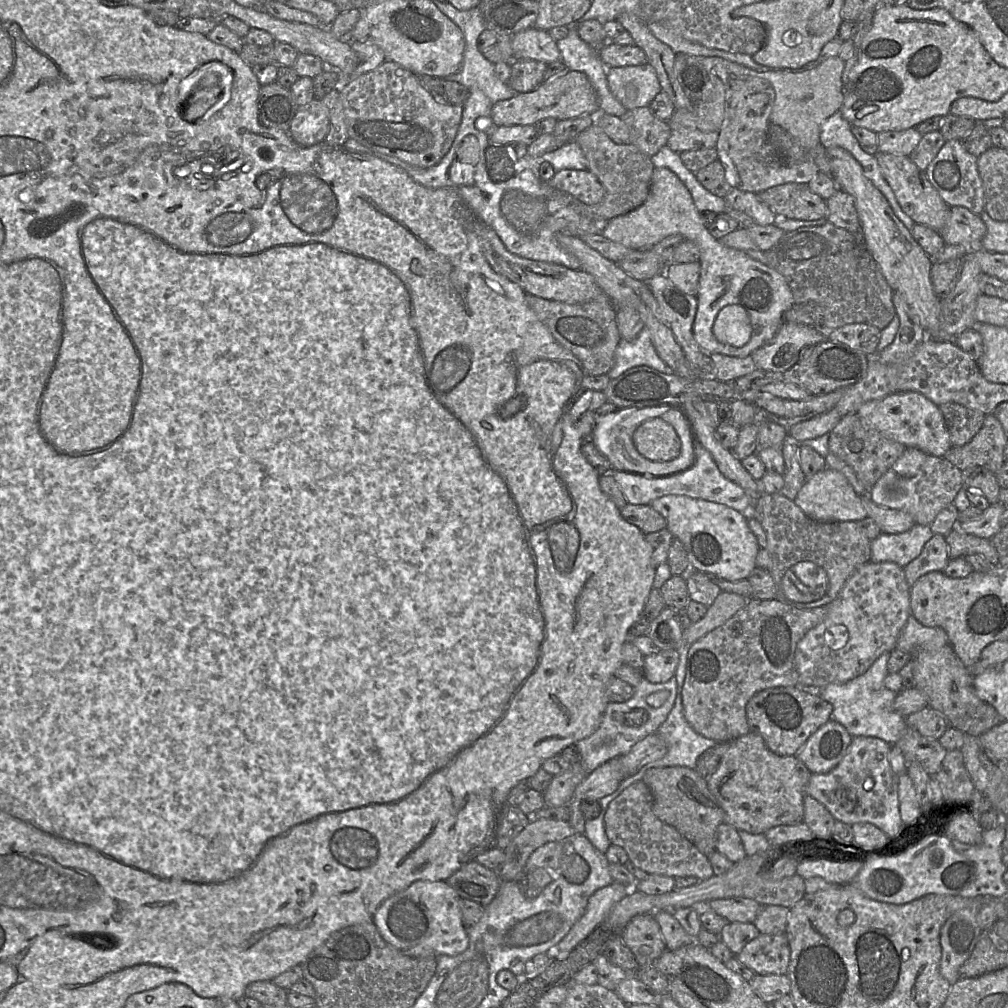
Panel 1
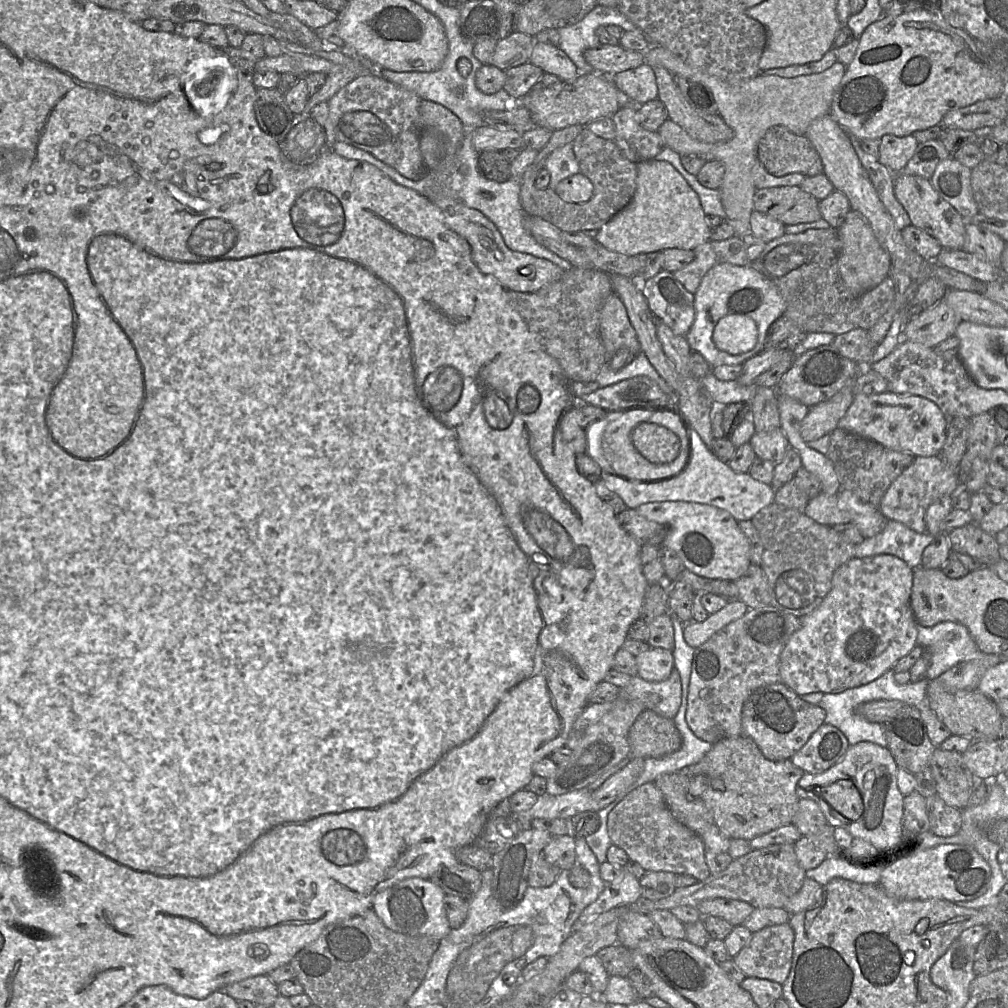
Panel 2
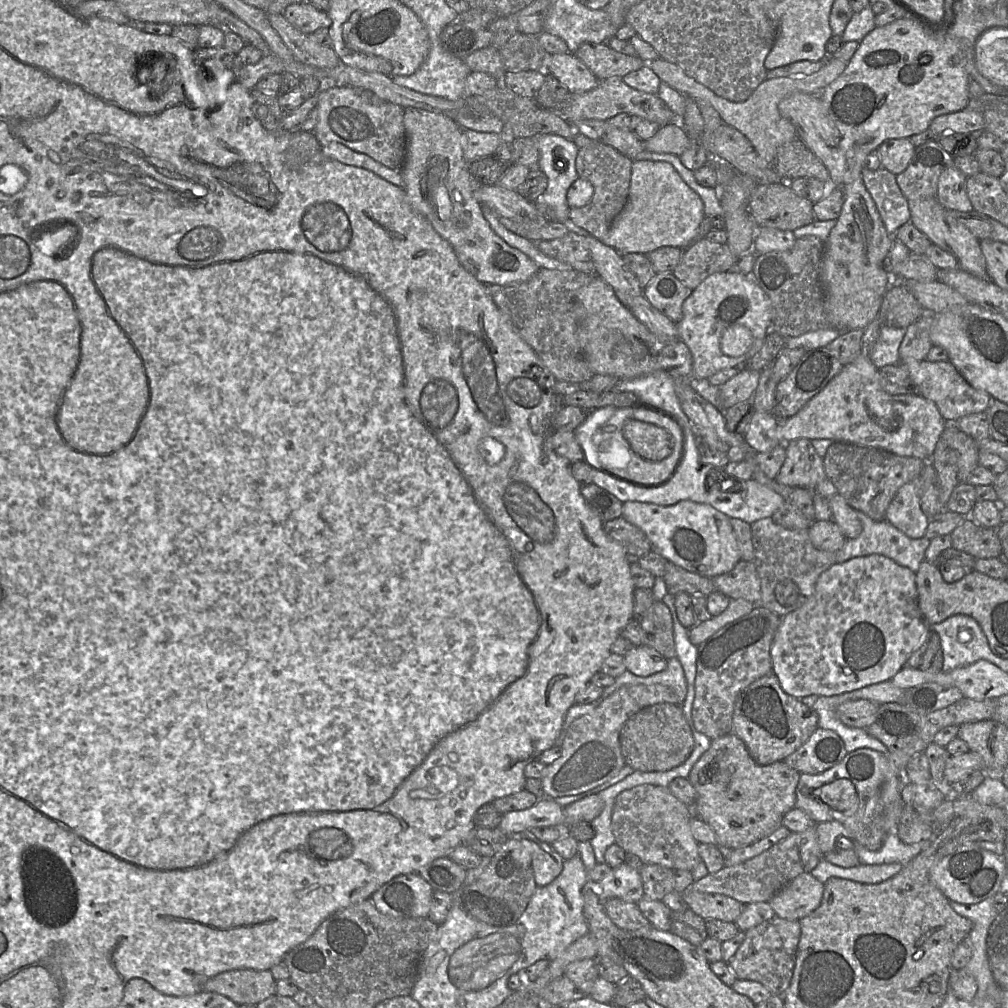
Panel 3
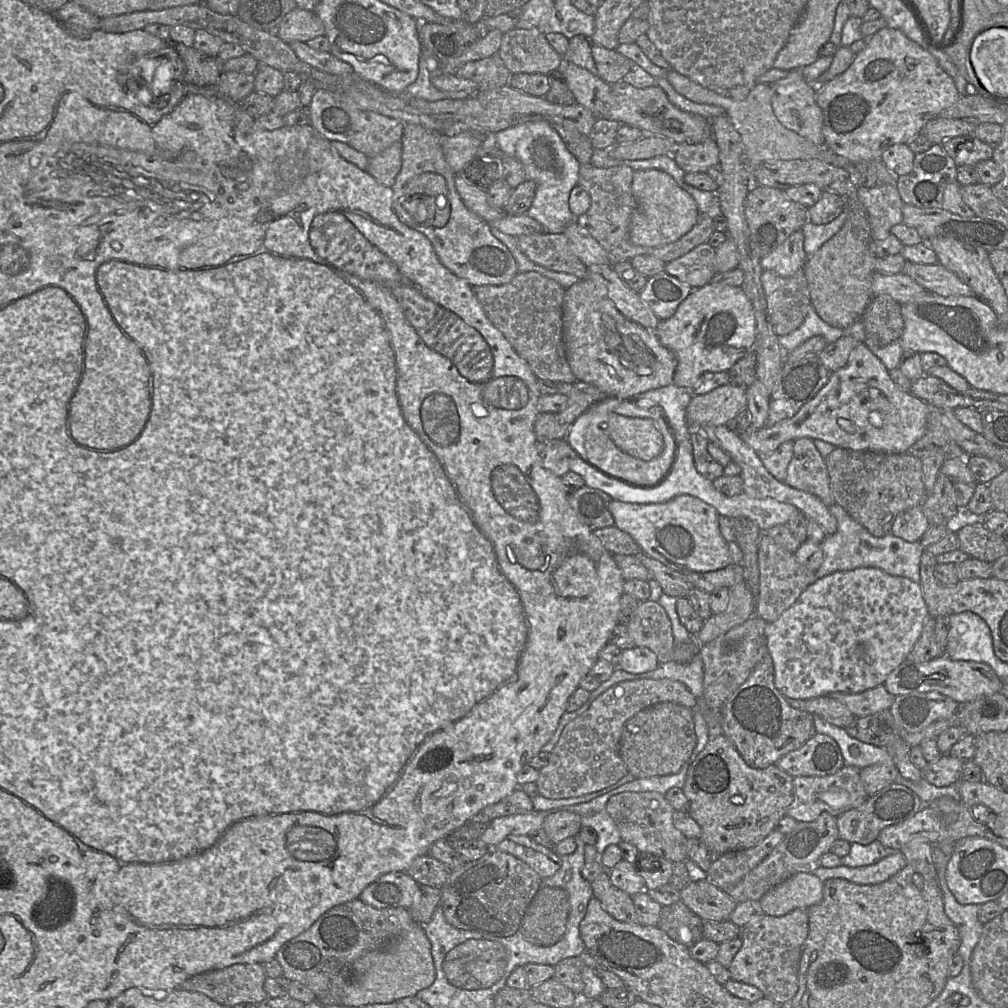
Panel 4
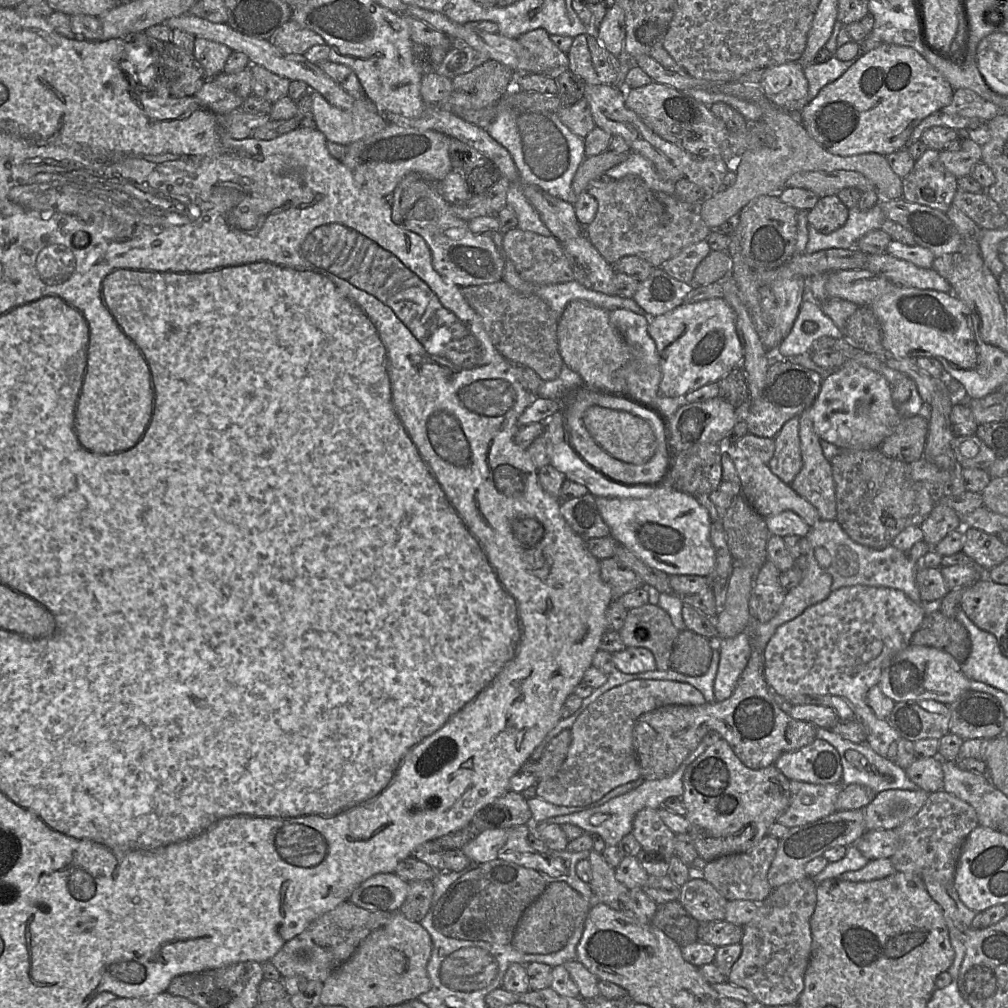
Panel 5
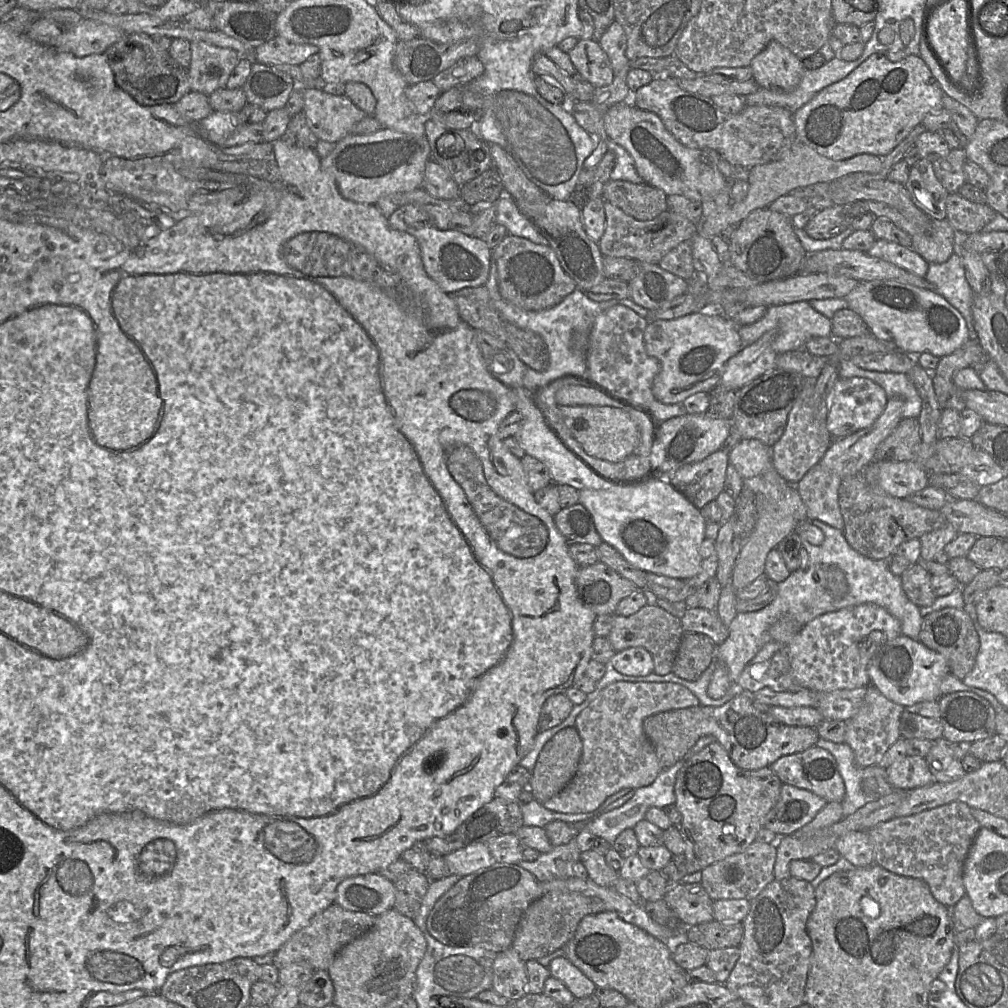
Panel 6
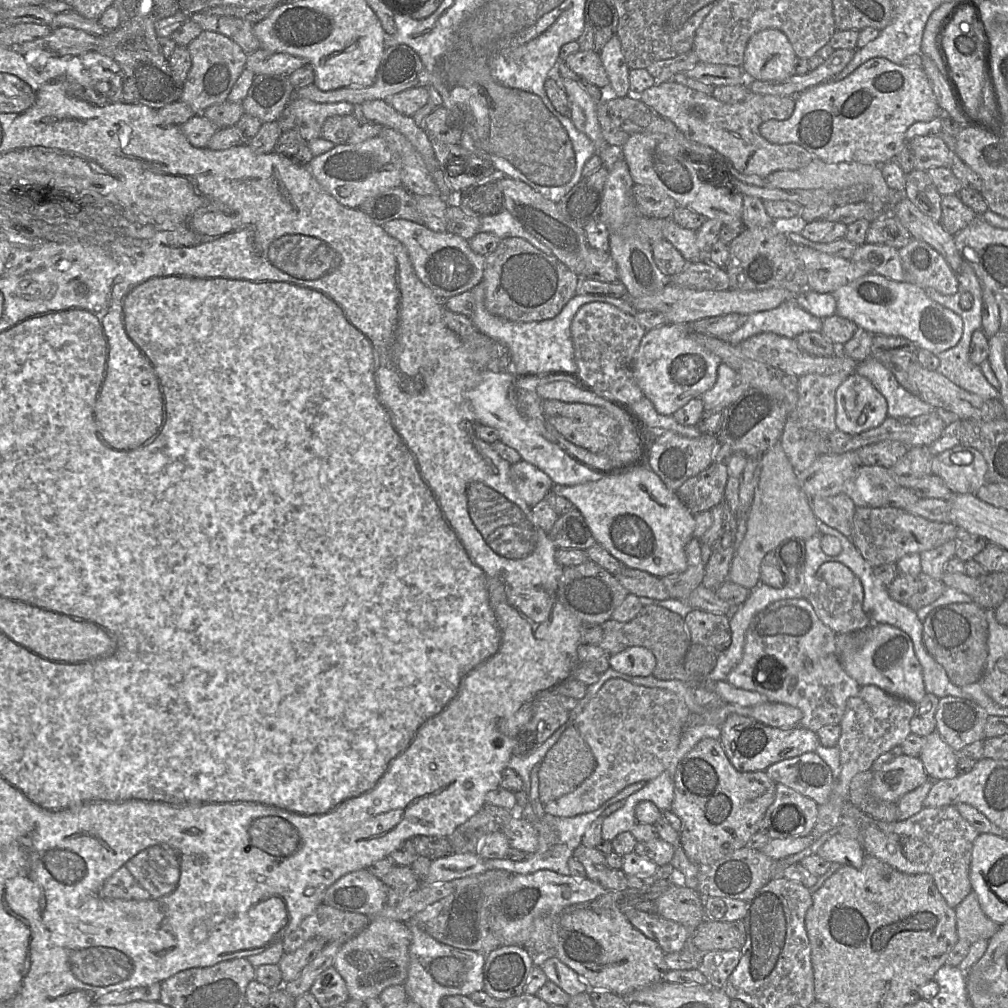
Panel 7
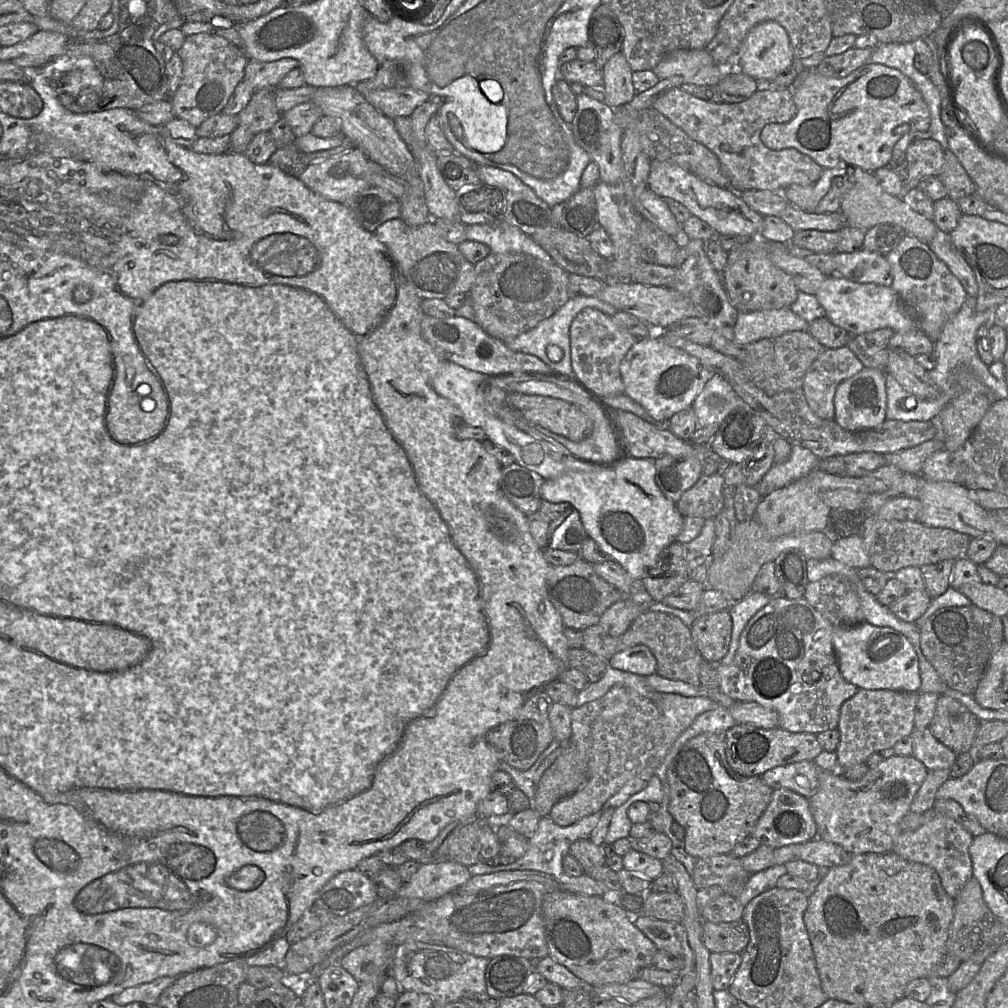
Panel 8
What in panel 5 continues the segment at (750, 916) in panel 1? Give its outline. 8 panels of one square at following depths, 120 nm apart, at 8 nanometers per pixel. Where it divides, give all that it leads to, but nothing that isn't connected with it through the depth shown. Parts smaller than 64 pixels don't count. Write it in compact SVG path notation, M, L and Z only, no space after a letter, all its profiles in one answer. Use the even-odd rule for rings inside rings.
M704 878L683 884L678 901L700 923L725 919L728 900Z

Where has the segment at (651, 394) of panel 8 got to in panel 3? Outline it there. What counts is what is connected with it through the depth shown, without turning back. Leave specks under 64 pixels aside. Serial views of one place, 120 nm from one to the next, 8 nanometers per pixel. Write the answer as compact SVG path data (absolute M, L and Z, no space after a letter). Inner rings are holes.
M732 271L711 274L684 300L682 318L676 323L677 337L687 345L693 357L690 378L707 379L722 369L745 368L745 363L762 347L771 324L771 301L751 276Z

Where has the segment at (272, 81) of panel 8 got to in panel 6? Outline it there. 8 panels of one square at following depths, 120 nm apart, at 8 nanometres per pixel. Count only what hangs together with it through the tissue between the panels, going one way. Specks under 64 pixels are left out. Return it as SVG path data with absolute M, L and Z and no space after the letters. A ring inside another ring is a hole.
M275 35L254 50L254 59L258 63L271 66L277 64L300 65L318 51L318 47L314 45L294 43Z

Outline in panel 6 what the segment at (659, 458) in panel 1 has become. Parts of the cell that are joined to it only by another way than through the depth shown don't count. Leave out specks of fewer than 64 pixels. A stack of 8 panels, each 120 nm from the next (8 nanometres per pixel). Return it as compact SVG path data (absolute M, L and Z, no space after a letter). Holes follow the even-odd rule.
M560 405L559 411L573 438L590 456L612 462L625 462L632 458L634 450L639 446L639 429L629 414L622 409L610 406Z

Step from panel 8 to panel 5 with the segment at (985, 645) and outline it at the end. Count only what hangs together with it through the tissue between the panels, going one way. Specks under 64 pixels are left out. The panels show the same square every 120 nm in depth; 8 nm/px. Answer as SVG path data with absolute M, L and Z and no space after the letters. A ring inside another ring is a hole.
M940 611L927 614L914 632L911 644L942 650L962 664L971 651L971 640L966 628L955 618L948 618Z

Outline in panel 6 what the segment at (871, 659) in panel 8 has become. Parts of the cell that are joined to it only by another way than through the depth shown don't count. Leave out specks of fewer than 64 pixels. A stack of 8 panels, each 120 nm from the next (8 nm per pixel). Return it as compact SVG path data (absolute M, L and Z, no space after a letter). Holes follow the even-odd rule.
M904 635L887 643L873 658L868 669L870 685L904 707L924 701L938 701L942 697L941 681L949 673L948 663L941 654Z

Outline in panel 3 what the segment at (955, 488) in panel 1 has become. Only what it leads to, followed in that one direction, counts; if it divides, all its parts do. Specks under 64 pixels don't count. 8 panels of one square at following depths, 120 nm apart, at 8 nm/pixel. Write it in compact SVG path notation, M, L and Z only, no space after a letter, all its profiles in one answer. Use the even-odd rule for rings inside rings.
M921 476L901 486L891 500L885 519L910 538L925 535L929 519L921 510Z

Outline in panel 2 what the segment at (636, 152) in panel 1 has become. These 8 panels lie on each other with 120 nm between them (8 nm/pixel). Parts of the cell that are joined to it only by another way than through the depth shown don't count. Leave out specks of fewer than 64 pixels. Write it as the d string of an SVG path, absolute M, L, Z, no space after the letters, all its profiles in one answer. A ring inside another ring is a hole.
M587 128L573 141L573 149L580 168L580 174L586 176L593 184L594 194L585 203L563 201L549 187L539 190L535 187L533 169L529 168L521 178L520 202L526 215L537 216L566 232L600 230L612 217L625 208L636 191L637 165L629 161L614 143L596 136Z

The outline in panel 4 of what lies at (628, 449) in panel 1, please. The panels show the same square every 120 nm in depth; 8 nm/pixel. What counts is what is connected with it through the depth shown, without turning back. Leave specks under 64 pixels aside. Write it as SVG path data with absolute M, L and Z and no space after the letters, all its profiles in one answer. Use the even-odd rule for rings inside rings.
M622 400L604 401L596 404L595 409L596 411L591 416L591 422L585 431L587 462L607 475L621 478L627 482L647 484L659 481L666 474L675 452L671 434L660 413L654 411L653 408L639 406ZM610 413L651 421L663 435L665 446L662 454L651 461L644 461L635 459L631 455L621 451L607 434L608 415Z

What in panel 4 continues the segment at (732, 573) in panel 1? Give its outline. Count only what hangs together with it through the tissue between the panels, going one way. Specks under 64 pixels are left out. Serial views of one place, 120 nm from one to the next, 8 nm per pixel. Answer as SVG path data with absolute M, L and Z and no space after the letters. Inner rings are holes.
M680 495L664 503L626 503L611 500L609 509L619 529L627 532L640 546L641 551L680 573L706 573L723 569L731 564L727 542L720 528L720 515L716 509L691 495Z

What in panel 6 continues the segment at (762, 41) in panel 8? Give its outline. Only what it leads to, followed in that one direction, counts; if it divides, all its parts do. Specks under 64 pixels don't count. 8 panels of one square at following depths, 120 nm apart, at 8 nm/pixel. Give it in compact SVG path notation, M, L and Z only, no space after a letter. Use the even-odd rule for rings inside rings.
M771 41L756 55L750 68L757 85L775 93L796 89L806 70L801 59L777 41Z

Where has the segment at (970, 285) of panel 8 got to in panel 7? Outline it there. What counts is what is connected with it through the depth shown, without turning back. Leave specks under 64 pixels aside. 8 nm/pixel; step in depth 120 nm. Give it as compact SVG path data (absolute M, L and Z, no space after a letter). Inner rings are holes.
M905 190L891 213L905 227L913 239L925 242L946 260L956 274L962 266L962 257L955 245L954 236L940 222L919 210L906 196Z

